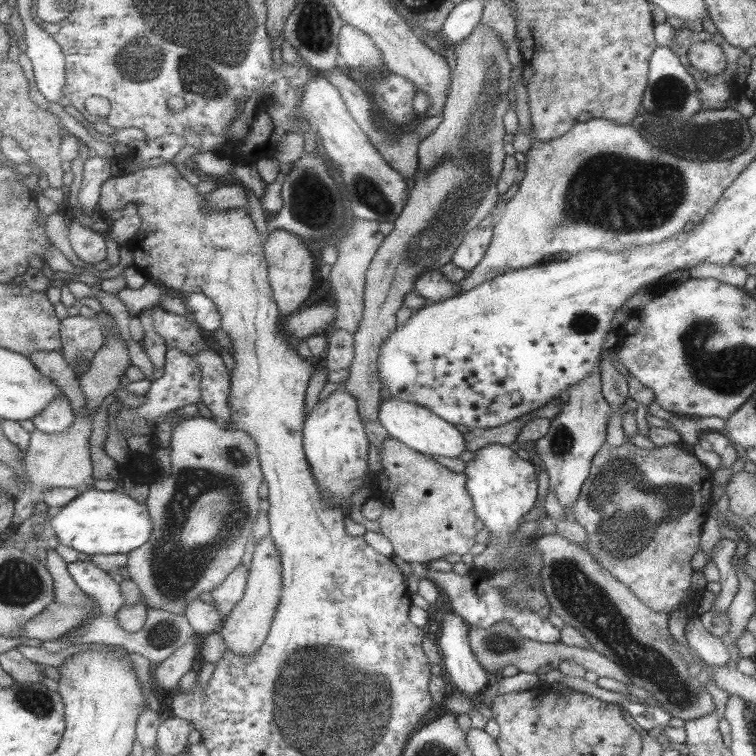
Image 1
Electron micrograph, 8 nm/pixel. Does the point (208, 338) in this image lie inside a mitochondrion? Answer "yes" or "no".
no

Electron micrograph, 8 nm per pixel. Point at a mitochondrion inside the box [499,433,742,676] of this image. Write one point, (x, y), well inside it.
(627, 528)

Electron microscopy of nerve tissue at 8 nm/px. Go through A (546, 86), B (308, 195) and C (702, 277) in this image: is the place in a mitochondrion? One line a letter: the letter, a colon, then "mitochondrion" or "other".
A: mitochondrion
B: mitochondrion
C: other

